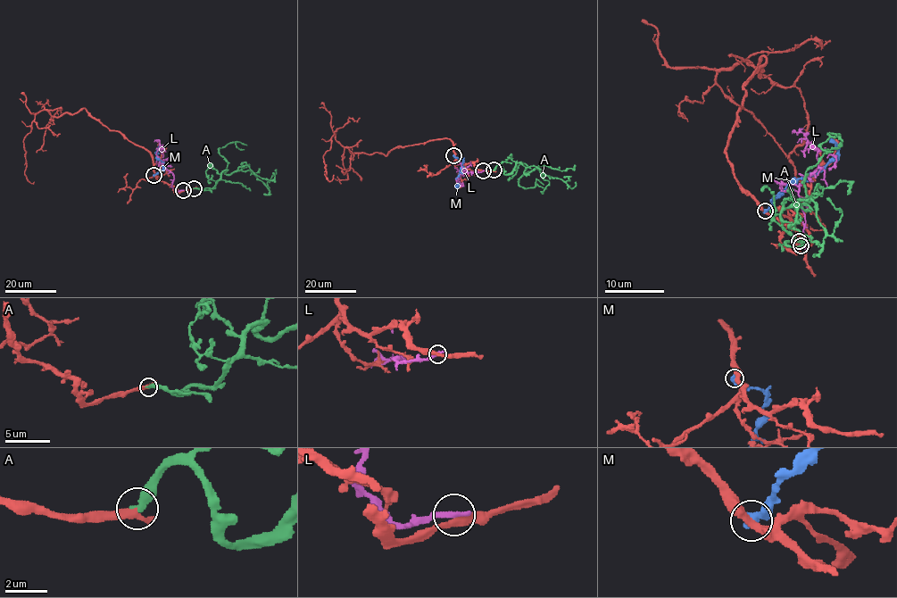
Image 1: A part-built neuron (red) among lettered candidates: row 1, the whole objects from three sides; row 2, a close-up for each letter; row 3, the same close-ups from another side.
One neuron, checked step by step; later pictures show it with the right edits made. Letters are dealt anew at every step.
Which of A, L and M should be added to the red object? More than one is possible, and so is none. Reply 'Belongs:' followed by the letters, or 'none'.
Belongs: A

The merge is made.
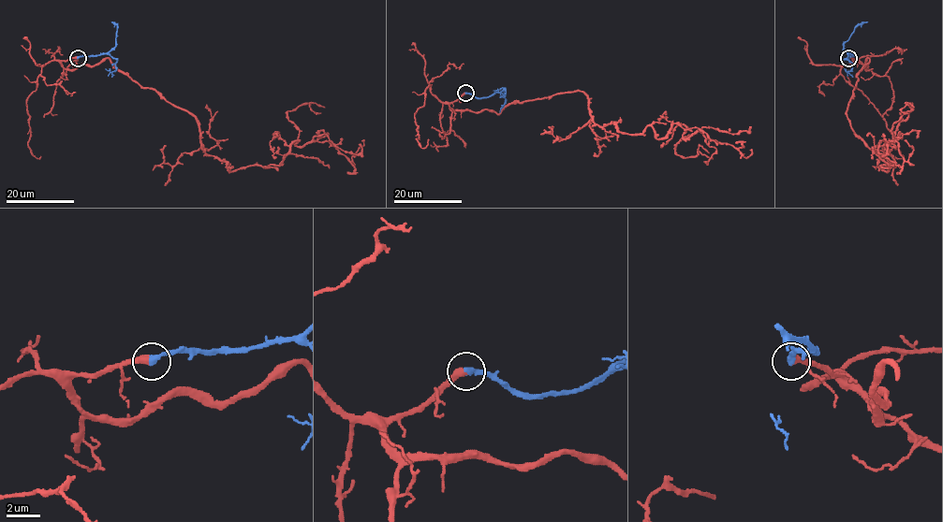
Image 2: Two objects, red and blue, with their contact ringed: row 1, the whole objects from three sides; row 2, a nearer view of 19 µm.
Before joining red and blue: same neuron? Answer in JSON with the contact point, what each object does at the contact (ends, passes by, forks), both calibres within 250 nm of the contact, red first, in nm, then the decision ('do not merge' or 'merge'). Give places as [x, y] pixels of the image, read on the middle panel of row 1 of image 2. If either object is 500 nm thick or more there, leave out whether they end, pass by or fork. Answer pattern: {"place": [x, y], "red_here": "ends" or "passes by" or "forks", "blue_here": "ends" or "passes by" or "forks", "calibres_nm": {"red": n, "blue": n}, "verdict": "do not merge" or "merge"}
{"place": [465, 93], "red_here": "ends", "blue_here": "ends", "calibres_nm": {"red": 440, "blue": 360}, "verdict": "merge"}

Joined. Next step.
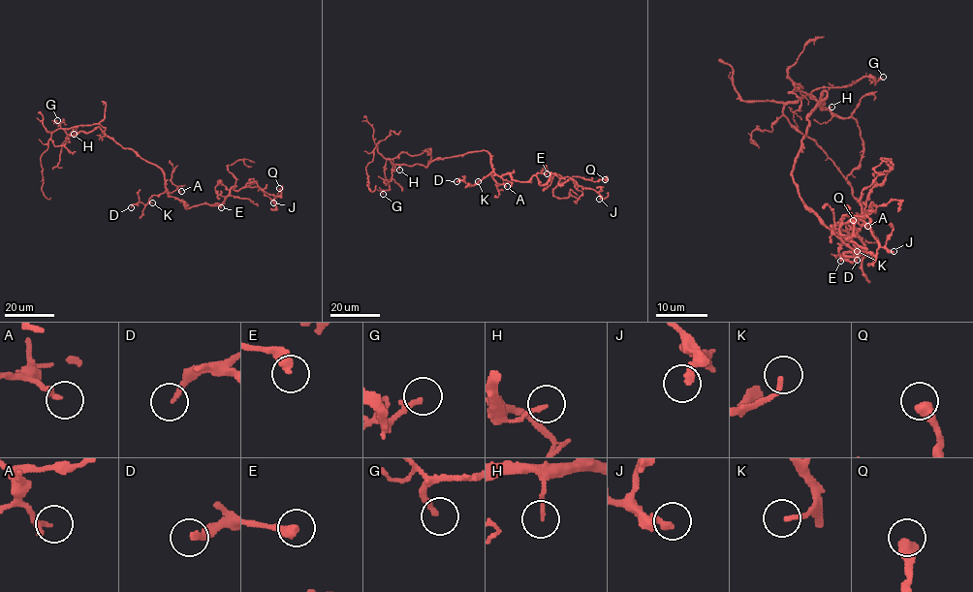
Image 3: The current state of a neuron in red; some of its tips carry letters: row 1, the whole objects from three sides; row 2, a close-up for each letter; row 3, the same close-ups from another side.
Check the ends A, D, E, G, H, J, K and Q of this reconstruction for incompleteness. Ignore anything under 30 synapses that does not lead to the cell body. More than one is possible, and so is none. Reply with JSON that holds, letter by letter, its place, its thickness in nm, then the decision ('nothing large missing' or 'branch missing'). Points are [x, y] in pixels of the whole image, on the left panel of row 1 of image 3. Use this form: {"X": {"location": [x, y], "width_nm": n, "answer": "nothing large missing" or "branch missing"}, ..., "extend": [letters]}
{"A": {"location": [181, 191], "width_nm": 240, "answer": "nothing large missing"}, "D": {"location": [131, 207], "width_nm": 200, "answer": "nothing large missing"}, "E": {"location": [221, 207], "width_nm": 360, "answer": "nothing large missing"}, "G": {"location": [57, 120], "width_nm": 200, "answer": "branch missing"}, "H": {"location": [74, 134], "width_nm": 130, "answer": "nothing large missing"}, "J": {"location": [273, 202], "width_nm": 280, "answer": "nothing large missing"}, "K": {"location": [152, 202], "width_nm": 170, "answer": "nothing large missing"}, "Q": {"location": [279, 188], "width_nm": 440, "answer": "nothing large missing"}, "extend": ["G"]}

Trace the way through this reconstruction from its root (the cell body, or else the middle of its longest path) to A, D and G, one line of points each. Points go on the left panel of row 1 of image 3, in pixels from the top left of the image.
A: (153, 163), (163, 172), (166, 191), (181, 191)
D: (153, 163), (163, 172), (167, 192), (152, 195), (145, 204), (138, 202), (131, 207)
G: (153, 163), (123, 148), (99, 127), (68, 135), (58, 125), (63, 120), (57, 120)

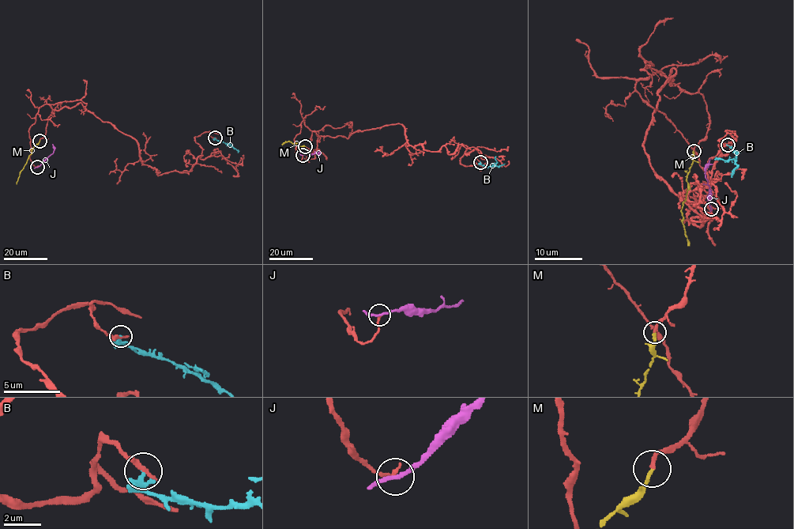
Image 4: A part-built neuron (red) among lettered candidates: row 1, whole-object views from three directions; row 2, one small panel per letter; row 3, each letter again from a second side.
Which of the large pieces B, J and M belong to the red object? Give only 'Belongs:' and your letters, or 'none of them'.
Belongs: M

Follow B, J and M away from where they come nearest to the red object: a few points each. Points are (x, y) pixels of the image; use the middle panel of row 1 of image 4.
B: (479, 162), (487, 166), (502, 164)
J: (302, 154), (319, 152), (317, 154)
M: (305, 146), (289, 141), (281, 144)

